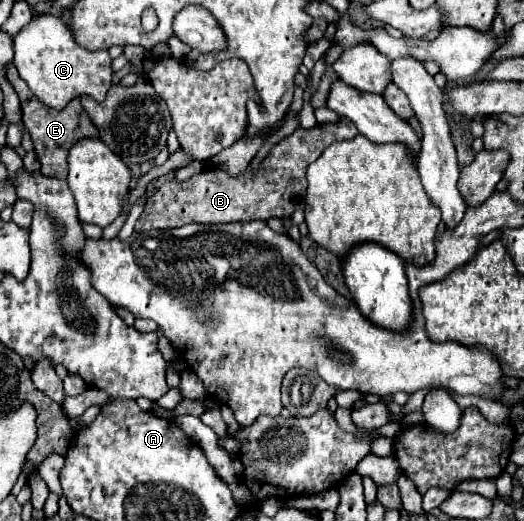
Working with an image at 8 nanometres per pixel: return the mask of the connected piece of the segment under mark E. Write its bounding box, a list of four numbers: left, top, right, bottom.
[21,98,99,180]

